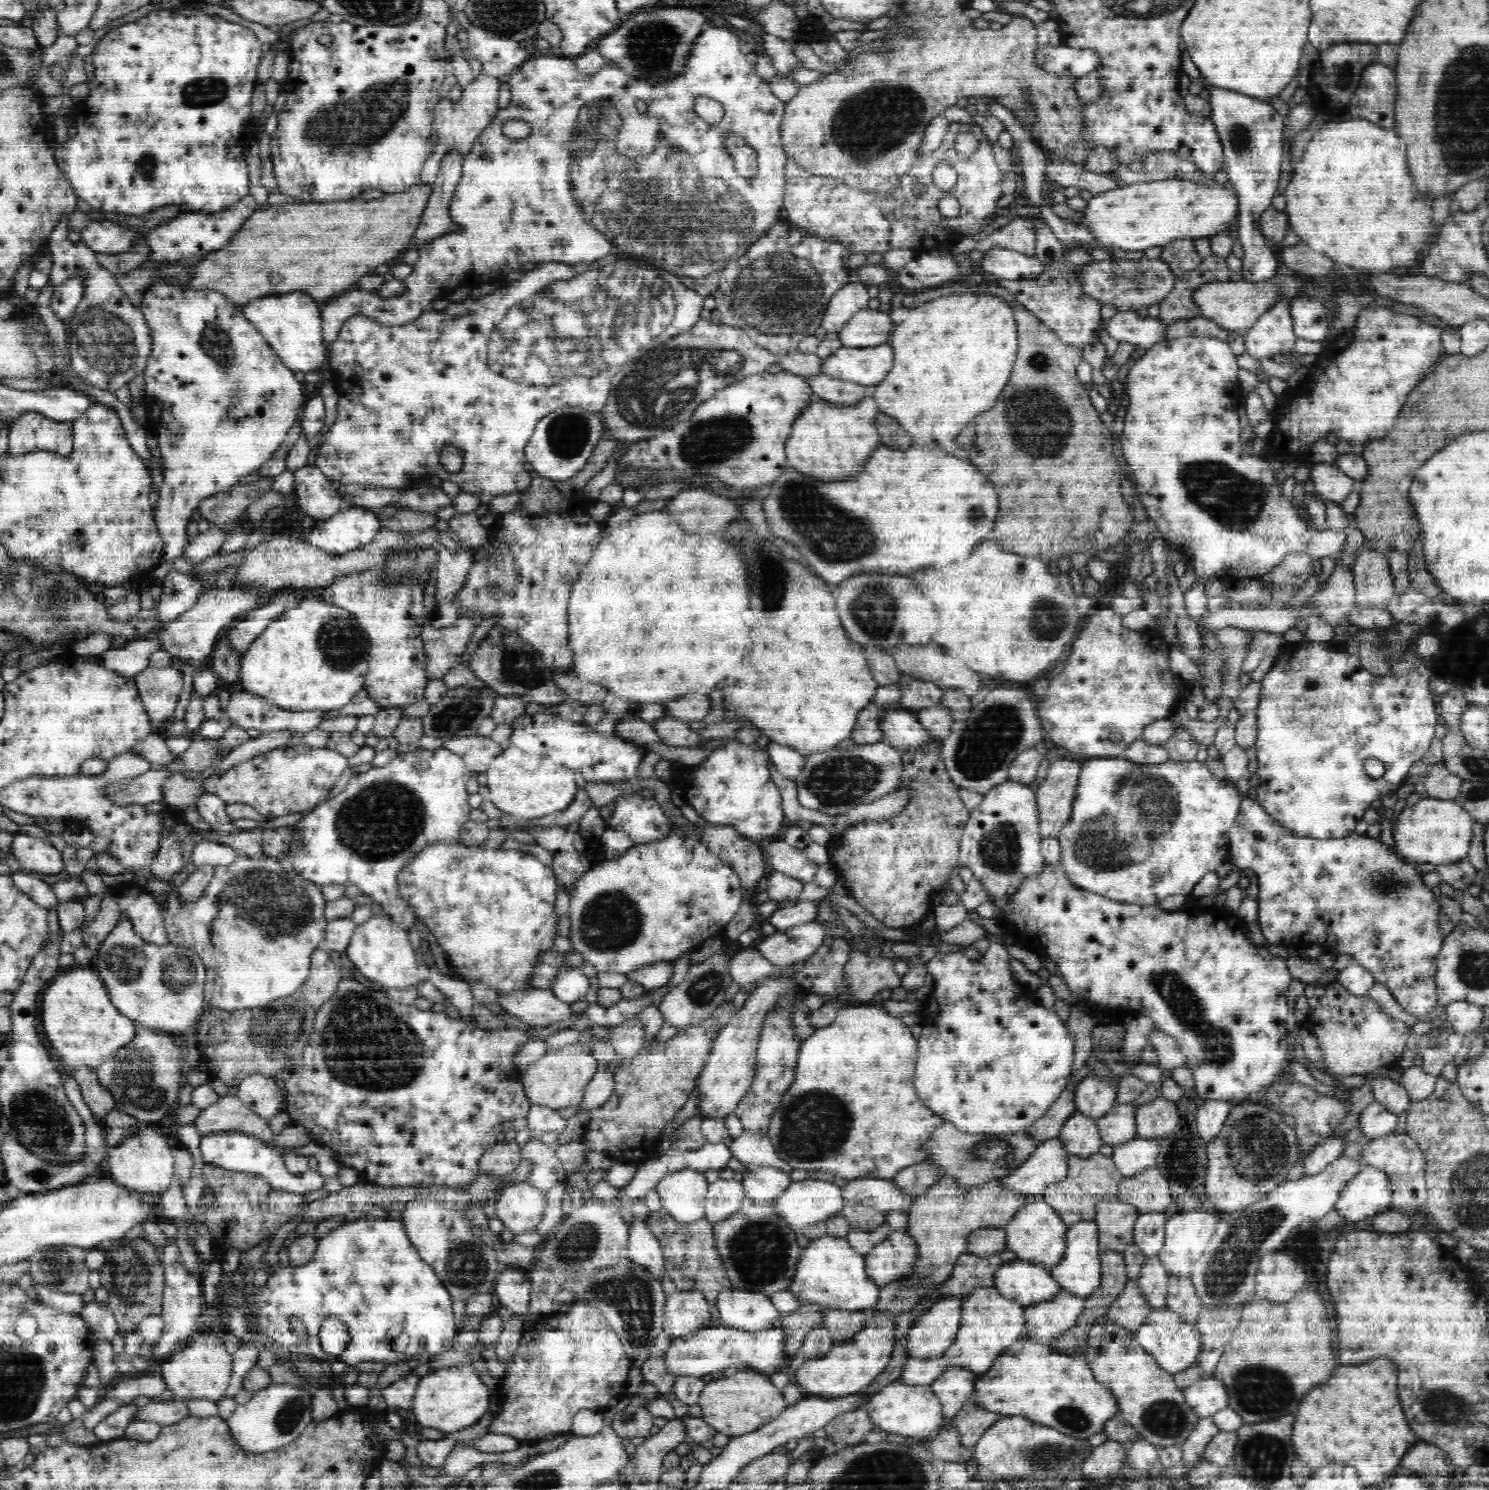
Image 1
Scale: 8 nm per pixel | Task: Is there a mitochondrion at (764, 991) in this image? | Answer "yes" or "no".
no

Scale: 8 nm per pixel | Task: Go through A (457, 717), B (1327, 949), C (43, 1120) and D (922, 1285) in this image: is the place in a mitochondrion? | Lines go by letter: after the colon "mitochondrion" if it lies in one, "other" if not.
A: mitochondrion
B: other
C: mitochondrion
D: mitochondrion

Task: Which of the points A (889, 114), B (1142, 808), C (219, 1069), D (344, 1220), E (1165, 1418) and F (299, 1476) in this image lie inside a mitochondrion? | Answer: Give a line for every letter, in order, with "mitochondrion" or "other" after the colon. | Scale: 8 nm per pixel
A: mitochondrion
B: mitochondrion
C: other
D: other
E: mitochondrion
F: other

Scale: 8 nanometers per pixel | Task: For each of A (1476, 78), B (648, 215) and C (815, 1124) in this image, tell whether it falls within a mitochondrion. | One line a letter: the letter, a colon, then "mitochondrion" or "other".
A: mitochondrion
B: mitochondrion
C: mitochondrion

